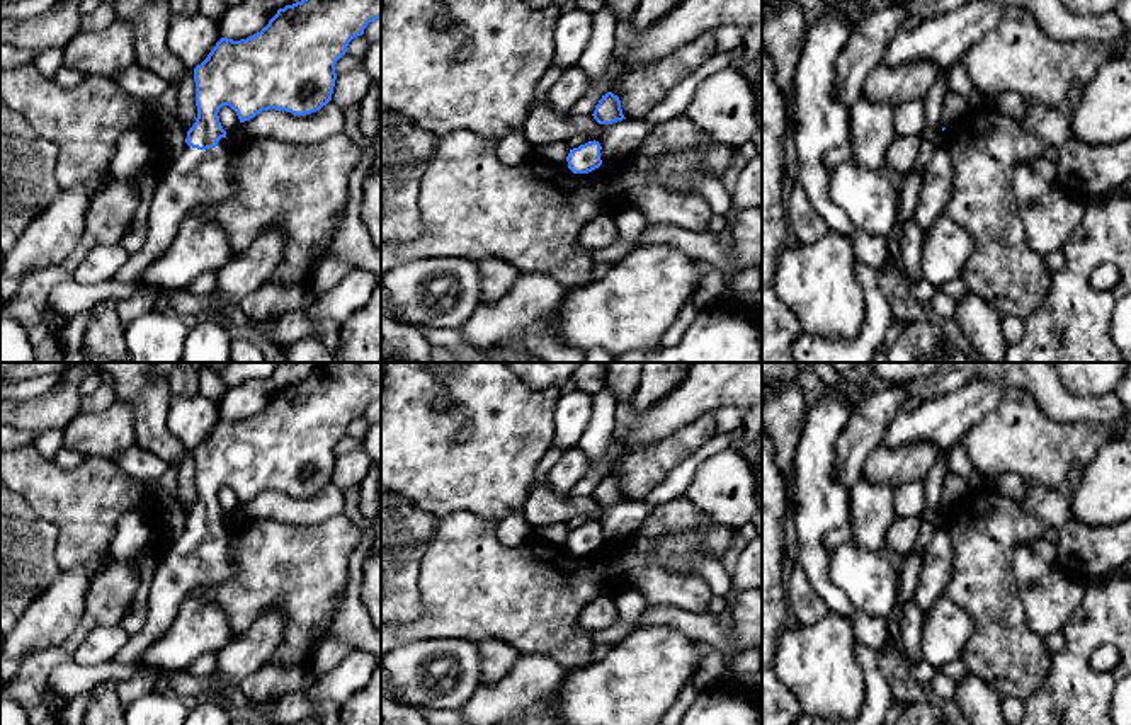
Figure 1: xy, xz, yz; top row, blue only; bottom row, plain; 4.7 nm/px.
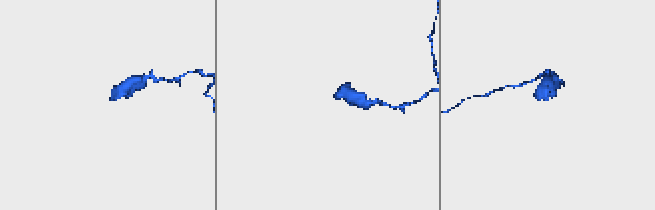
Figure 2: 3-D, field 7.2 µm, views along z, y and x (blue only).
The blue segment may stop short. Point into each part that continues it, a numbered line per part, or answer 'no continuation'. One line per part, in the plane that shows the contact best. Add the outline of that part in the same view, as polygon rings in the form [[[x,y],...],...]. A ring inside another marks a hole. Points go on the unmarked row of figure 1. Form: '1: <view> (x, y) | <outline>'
1: xy (199, 559) | [[[226,519],[207,531],[185,524],[184,534],[158,558],[143,630],[129,637],[112,660],[143,665],[143,654],[170,628],[180,602],[196,589],[211,587],[231,577],[233,553]]]

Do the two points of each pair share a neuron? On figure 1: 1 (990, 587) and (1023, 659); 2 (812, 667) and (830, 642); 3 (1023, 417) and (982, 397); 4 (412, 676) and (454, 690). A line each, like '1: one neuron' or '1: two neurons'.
1: one neuron
2: one neuron
3: two neurons
4: one neuron

